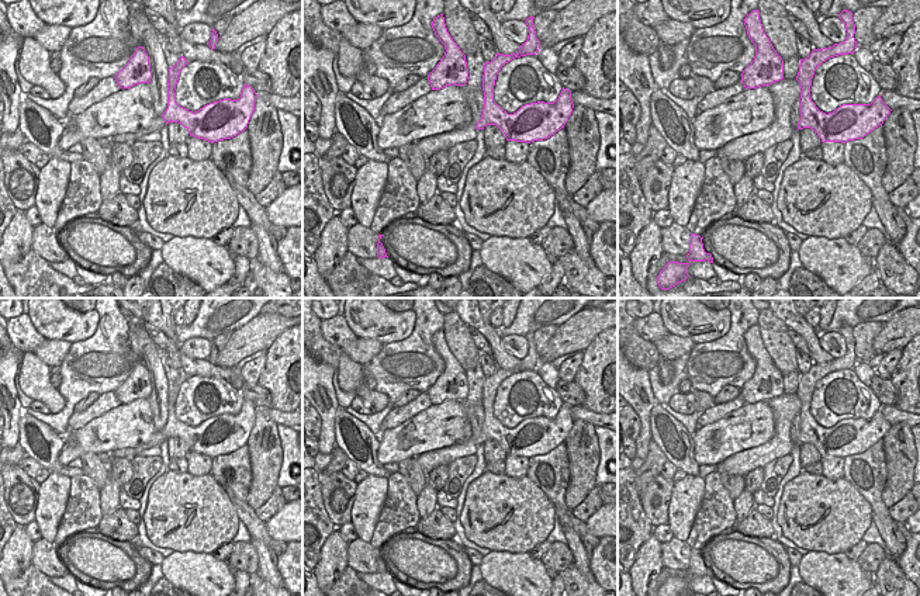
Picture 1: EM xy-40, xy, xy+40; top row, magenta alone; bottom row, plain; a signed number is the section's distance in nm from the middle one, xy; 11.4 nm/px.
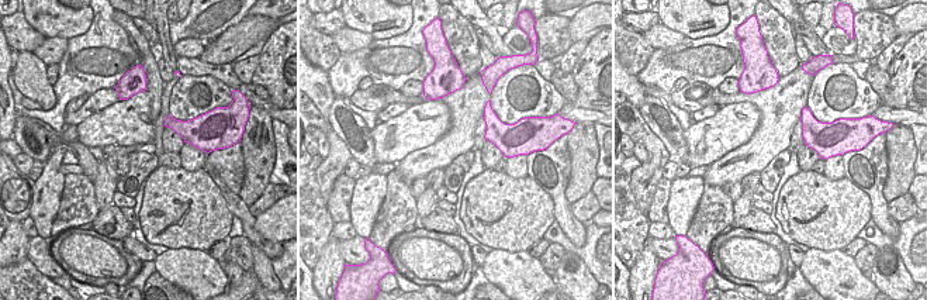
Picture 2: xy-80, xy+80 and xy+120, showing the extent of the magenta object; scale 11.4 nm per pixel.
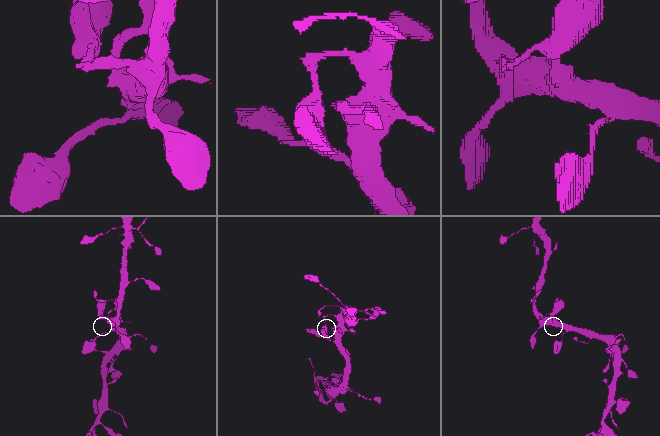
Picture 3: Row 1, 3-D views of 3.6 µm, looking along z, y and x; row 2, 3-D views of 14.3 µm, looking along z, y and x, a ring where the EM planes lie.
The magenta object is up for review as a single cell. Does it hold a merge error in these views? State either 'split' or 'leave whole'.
leave whole

